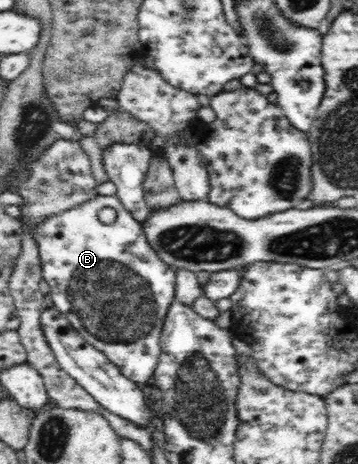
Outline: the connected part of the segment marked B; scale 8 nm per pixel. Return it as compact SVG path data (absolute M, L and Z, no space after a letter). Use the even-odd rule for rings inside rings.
M101 196L92 198L90 201L83 202L81 205L70 208L62 214L56 214L56 216L50 217L44 222L38 222L38 226L32 230L32 235L38 245L39 257L41 260L41 275L44 281L50 285L50 291L52 295L52 301L54 301L54 307L58 312L62 313L66 320L68 320L71 327L78 331L78 334L85 338L87 343L90 343L96 350L103 352L108 360L116 365L121 373L126 375L132 382L136 382L139 386L144 386L150 378L154 376L156 370L161 346L159 345L159 338L163 329L163 322L168 312L170 304L175 300L175 285L176 285L176 270L168 267L162 259L156 254L153 247L147 241L146 235L140 223L138 223L133 215L124 208L124 205L120 202L117 196ZM109 206L114 209L118 214L116 221L113 224L103 224L98 218L100 210Z

